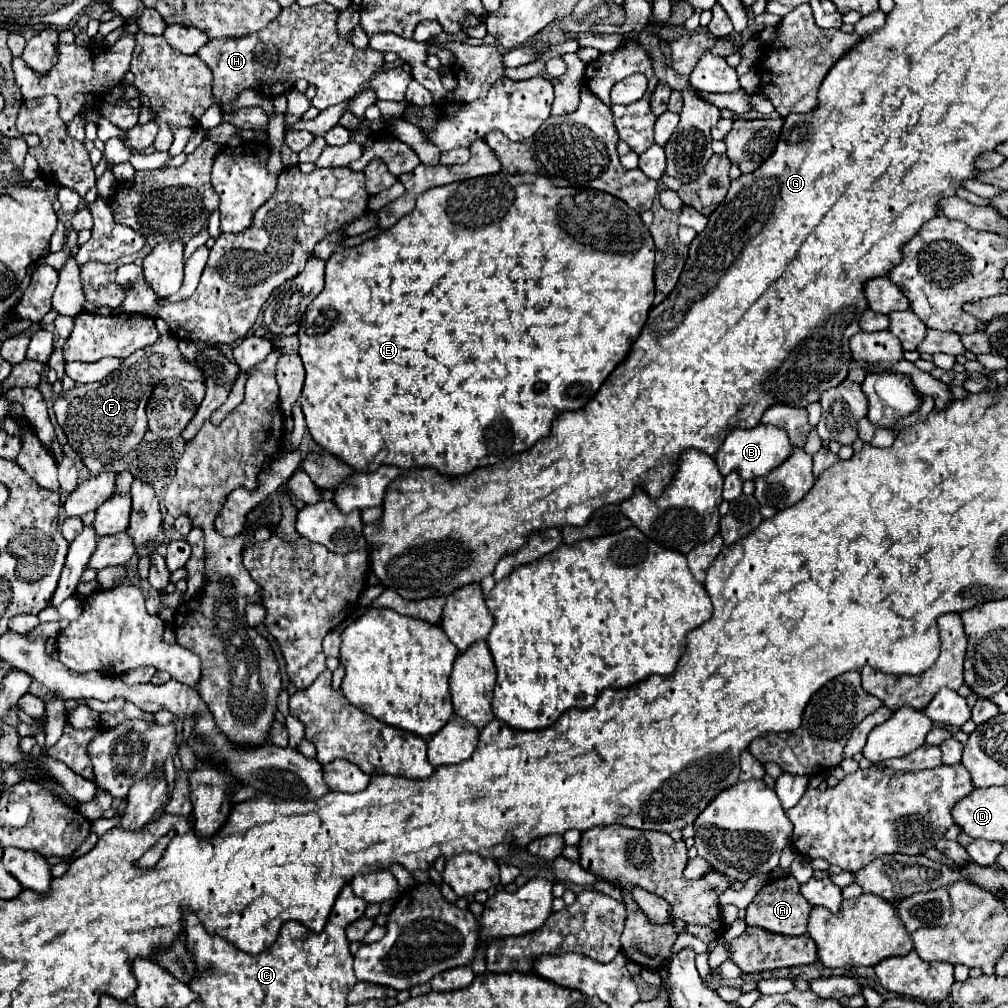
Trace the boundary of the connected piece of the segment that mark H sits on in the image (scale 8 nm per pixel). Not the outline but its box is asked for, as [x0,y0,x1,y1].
[197,3,411,127]

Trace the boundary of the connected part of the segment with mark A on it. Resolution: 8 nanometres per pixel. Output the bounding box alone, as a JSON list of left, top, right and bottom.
[747,877,811,935]

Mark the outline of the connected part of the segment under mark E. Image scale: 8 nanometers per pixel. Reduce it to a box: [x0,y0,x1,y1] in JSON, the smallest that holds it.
[299,171,655,475]

